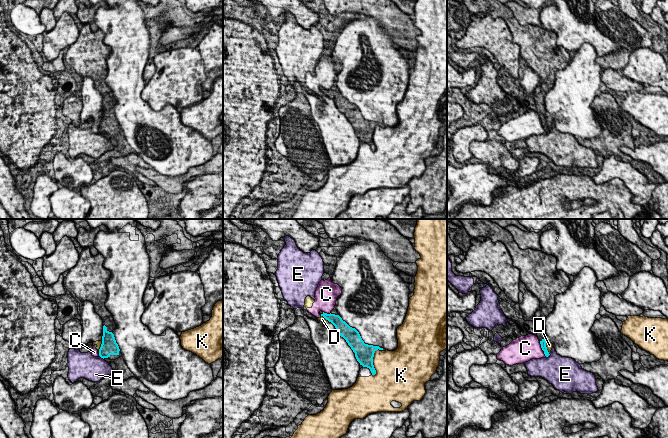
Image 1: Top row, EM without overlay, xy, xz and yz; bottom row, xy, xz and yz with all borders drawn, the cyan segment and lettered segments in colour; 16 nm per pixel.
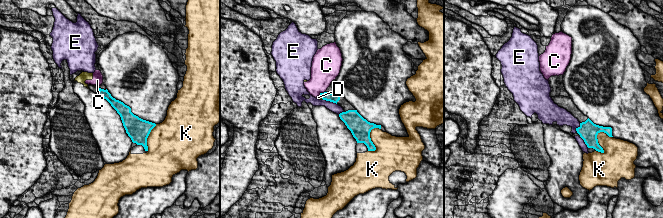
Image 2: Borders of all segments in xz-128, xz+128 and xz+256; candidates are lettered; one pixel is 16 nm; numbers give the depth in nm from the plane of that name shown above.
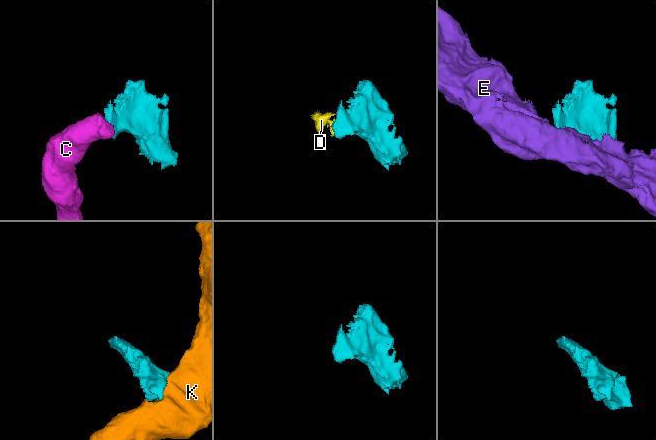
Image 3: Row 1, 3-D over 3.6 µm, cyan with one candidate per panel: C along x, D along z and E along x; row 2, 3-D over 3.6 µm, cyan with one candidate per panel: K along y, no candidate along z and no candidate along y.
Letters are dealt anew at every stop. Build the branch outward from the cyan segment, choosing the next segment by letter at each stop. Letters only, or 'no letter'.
no letter

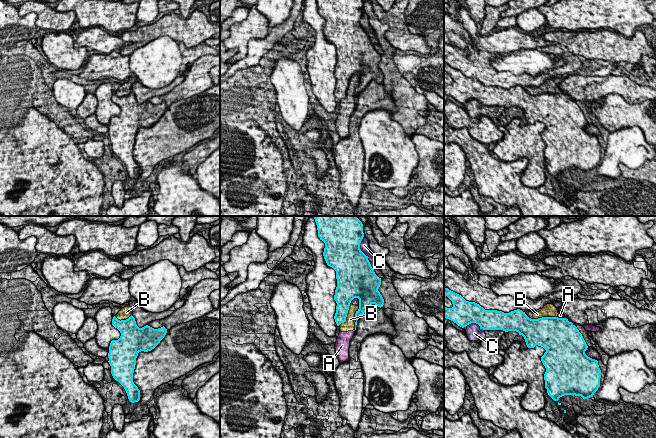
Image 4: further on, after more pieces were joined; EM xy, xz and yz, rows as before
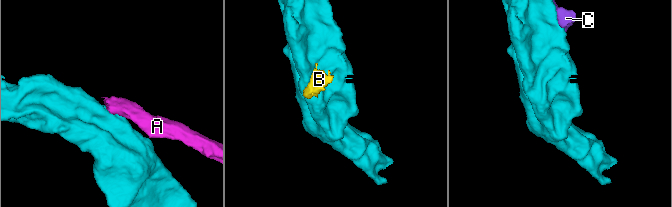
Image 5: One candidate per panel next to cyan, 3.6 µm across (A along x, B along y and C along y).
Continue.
no letter

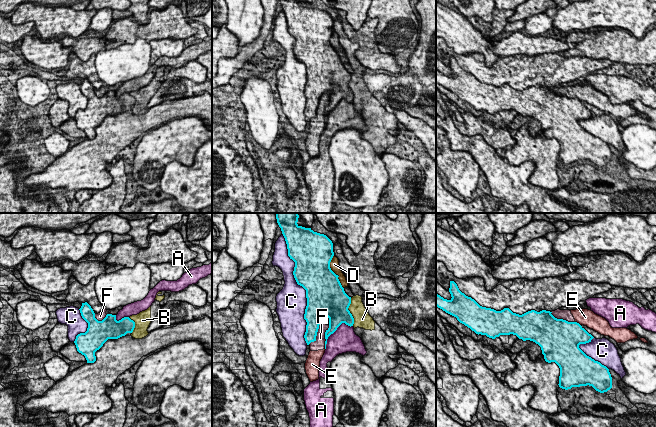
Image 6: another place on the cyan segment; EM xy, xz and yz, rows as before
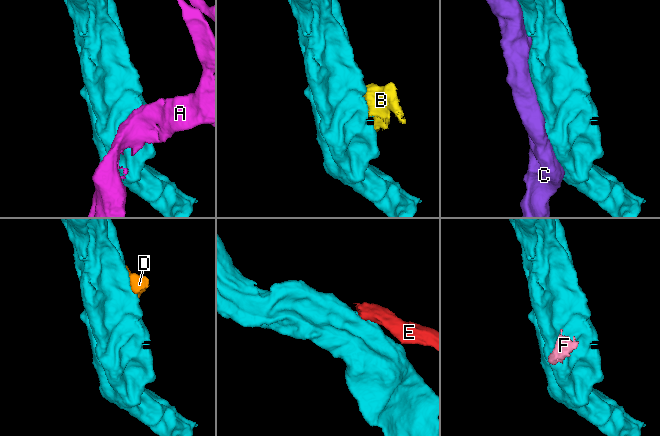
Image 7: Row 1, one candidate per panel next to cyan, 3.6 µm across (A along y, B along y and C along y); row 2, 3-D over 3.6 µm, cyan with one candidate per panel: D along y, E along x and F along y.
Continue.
C

